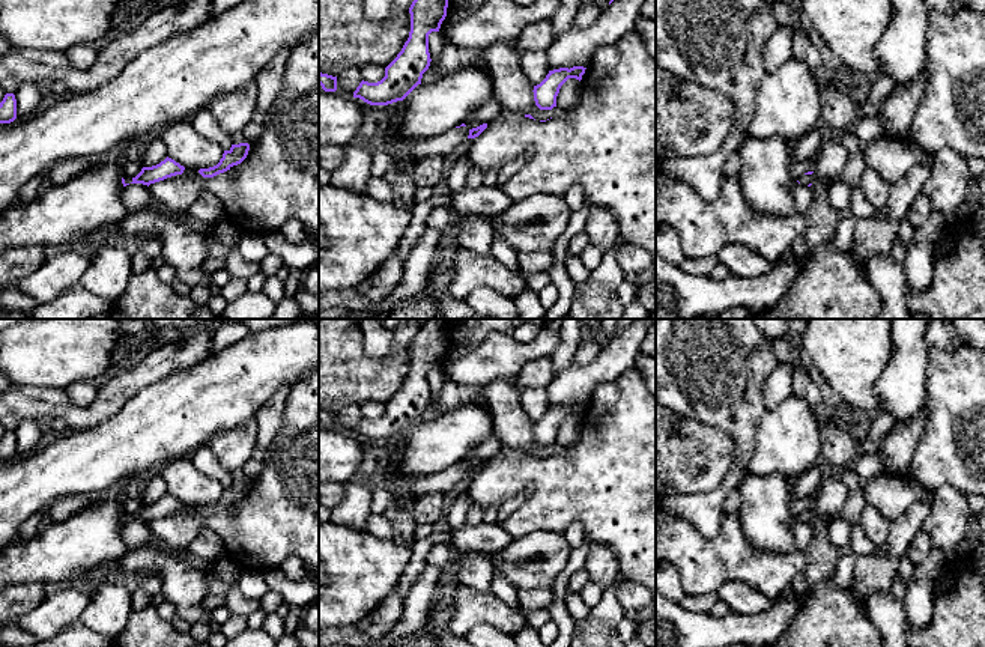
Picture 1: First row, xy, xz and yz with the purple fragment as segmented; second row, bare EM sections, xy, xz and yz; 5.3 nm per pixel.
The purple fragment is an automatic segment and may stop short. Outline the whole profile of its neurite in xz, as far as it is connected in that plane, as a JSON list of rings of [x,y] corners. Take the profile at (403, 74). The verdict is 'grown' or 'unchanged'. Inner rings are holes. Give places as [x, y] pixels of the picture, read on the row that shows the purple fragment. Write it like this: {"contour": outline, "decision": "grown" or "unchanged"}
{"contour": [[[414,0],[411,32],[402,51],[385,68],[385,77],[377,83],[361,81],[353,98],[370,105],[388,105],[403,101],[418,84],[430,66],[429,35],[439,32],[447,17],[448,0]]], "decision": "unchanged"}

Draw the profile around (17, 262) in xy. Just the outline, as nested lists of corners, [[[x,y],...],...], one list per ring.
[[[11,247],[0,250],[0,292],[33,274],[47,259],[45,247]]]

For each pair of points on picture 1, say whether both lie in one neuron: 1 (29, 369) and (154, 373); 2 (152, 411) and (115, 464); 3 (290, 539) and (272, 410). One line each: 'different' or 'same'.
1: different
2: same
3: different

